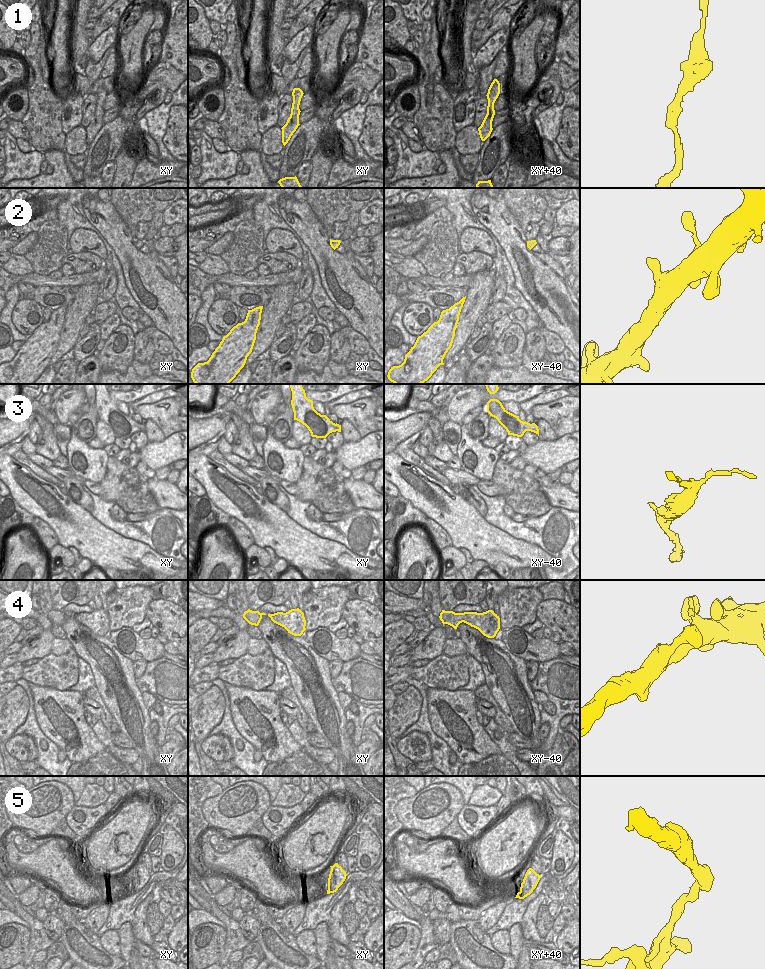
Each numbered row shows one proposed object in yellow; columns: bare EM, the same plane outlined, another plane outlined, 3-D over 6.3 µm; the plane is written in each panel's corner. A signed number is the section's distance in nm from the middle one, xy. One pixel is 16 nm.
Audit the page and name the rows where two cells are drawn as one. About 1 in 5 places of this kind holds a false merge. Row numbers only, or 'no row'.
5

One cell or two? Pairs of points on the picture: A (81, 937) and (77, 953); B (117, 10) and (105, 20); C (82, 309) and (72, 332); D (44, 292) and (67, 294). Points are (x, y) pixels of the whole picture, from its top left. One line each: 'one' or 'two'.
A: one
B: one
C: one
D: one

